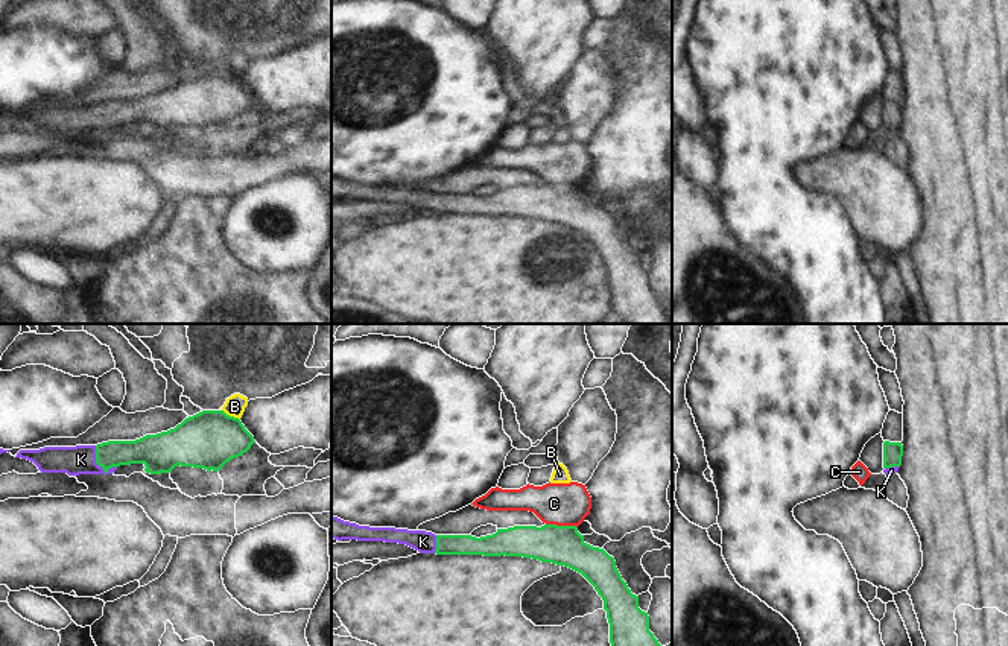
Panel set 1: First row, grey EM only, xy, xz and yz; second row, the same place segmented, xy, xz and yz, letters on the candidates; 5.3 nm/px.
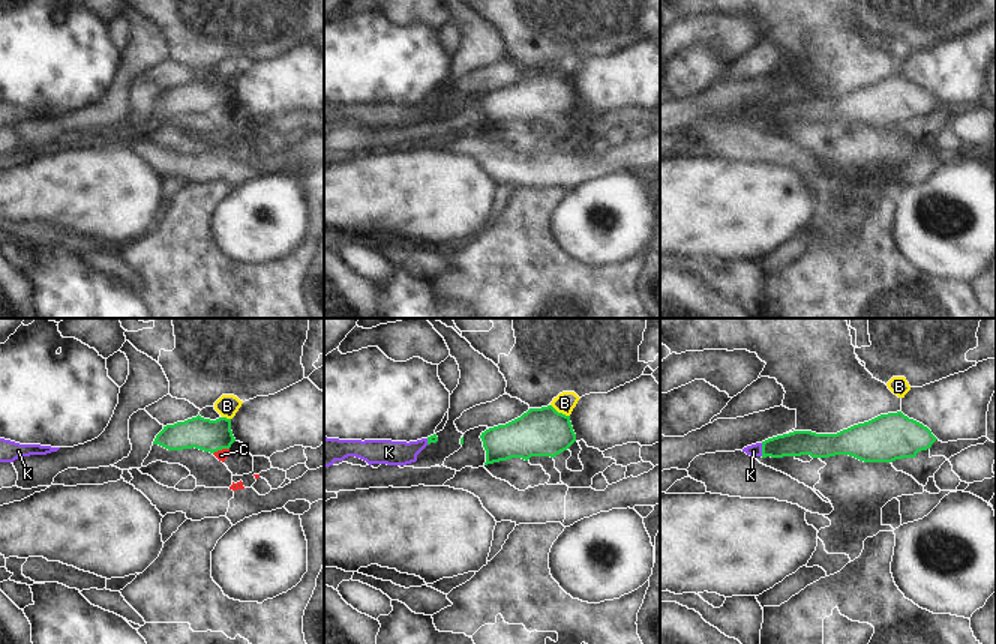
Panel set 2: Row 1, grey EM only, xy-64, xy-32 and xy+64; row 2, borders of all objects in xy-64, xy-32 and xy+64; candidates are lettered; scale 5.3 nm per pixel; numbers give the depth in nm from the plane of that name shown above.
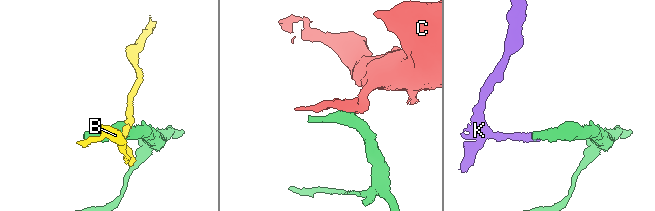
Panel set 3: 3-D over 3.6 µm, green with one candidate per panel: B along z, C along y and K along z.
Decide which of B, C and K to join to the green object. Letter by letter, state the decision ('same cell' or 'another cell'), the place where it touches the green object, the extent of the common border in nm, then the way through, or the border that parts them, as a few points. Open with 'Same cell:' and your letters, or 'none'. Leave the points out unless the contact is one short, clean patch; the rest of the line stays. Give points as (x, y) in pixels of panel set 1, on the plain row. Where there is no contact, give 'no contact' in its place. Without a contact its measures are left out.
Same cell: K
B: another cell; meets green in xy at (231, 76); contact 110 nm long; border along xy (222, 69), (239, 79)
C: another cell; meets green in xz at (561, 186); contact 170 nm long; border along xz (546, 183), (573, 184), (576, 187)
K: same cell; meets green in xy at (98, 123); contact 170 nm long; runs through xy (113, 113), (98, 123), (81, 119)

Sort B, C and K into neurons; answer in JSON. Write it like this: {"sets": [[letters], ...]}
{"sets": [["B"], ["C"], ["K"]]}

